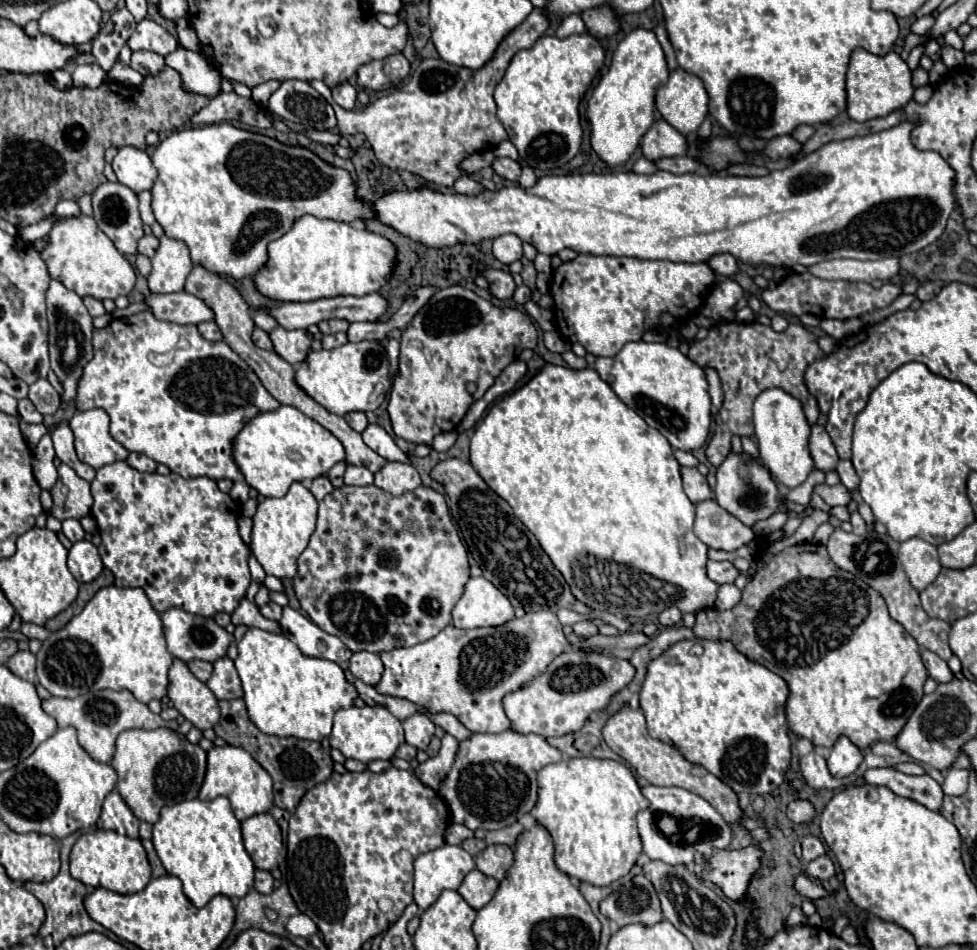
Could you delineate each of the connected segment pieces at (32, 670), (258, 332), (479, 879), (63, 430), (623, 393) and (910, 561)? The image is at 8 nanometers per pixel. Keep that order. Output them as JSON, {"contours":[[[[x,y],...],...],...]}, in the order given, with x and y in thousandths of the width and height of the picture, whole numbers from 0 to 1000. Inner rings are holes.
{"contours":[[[[18,685],[8,694],[6,700],[14,711],[27,717],[37,717],[37,692],[31,685]]],[[[260,346],[260,353],[258,353],[258,359],[266,365],[266,367],[280,367],[280,363],[278,363],[278,357],[276,357],[276,353],[272,351],[272,348],[268,348],[268,346]]],[[[481,917],[473,932],[469,934],[469,940],[475,944],[475,948],[483,955],[483,957],[493,957],[506,942],[506,938],[510,936],[510,927],[504,923],[497,923],[491,917]]],[[[63,445],[55,456],[53,456],[53,464],[55,464],[55,473],[57,473],[57,479],[63,487],[72,489],[72,492],[78,492],[78,475],[76,475],[76,458],[74,458],[74,452]]],[[[647,359],[628,378],[612,376],[608,386],[635,422],[649,431],[665,449],[673,452],[690,473],[710,475],[723,466],[729,443],[723,393],[692,365]]],[[[940,565],[921,572],[921,591],[925,595],[931,614],[940,622],[944,622],[950,614],[954,614],[964,599],[958,576]]]]}

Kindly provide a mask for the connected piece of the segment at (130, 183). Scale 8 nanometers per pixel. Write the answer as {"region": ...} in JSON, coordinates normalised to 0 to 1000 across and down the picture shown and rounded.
{"region":[[[123,155],[115,167],[115,178],[121,191],[137,203],[151,201],[160,188],[160,176],[156,174],[151,161],[139,155]]]}

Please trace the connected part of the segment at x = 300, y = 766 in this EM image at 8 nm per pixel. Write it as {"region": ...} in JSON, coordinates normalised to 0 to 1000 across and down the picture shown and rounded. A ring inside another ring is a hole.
{"region":[[[227,736],[223,738],[225,742],[225,759],[219,763],[219,772],[227,776],[233,784],[250,786],[278,818],[280,822],[280,847],[293,854],[301,854],[307,841],[311,839],[313,833],[319,828],[336,822],[336,818],[342,812],[340,797],[330,788],[325,780],[311,780],[303,776],[278,776],[270,774],[256,757],[250,744],[248,736]]]}

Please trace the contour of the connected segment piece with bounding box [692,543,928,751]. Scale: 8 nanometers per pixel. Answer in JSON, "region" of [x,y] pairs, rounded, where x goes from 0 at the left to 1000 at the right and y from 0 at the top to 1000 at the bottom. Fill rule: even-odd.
{"region":[[[821,572],[821,574],[813,574],[807,576],[798,582],[794,582],[780,599],[776,599],[772,603],[772,607],[768,609],[768,614],[762,618],[759,622],[759,633],[747,641],[747,643],[737,643],[737,641],[721,641],[712,645],[712,658],[708,660],[710,668],[716,673],[745,673],[753,679],[753,683],[757,687],[762,687],[766,694],[770,696],[778,696],[782,702],[786,702],[788,706],[792,706],[794,711],[798,711],[807,723],[809,723],[809,734],[807,734],[807,742],[805,742],[805,757],[807,757],[807,765],[815,776],[823,776],[827,780],[831,780],[833,786],[852,786],[858,776],[868,776],[878,788],[886,791],[893,782],[897,780],[909,780],[913,782],[919,772],[923,769],[923,765],[927,763],[929,755],[933,753],[936,744],[940,742],[940,738],[944,736],[944,721],[950,713],[944,696],[942,696],[942,687],[940,687],[940,677],[925,666],[925,660],[921,660],[921,656],[917,656],[911,647],[909,647],[909,639],[905,635],[905,631],[893,622],[884,612],[880,612],[878,607],[874,607],[872,603],[860,601],[847,586],[845,576],[841,574],[833,574],[833,572]]]}

